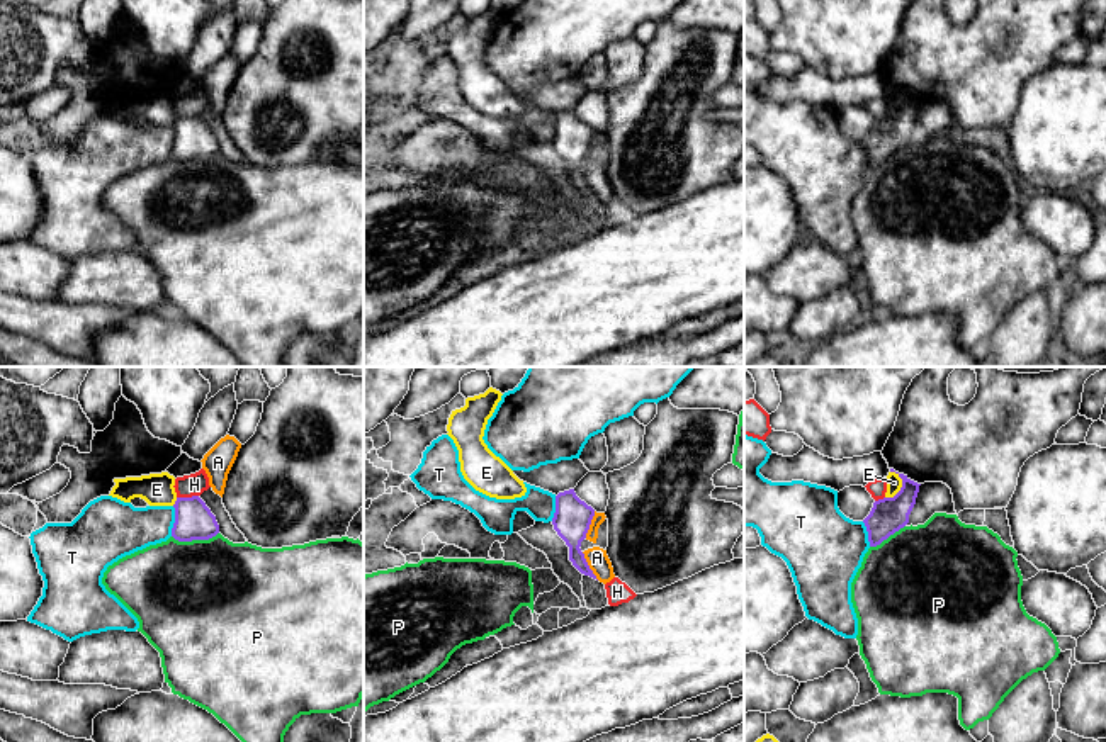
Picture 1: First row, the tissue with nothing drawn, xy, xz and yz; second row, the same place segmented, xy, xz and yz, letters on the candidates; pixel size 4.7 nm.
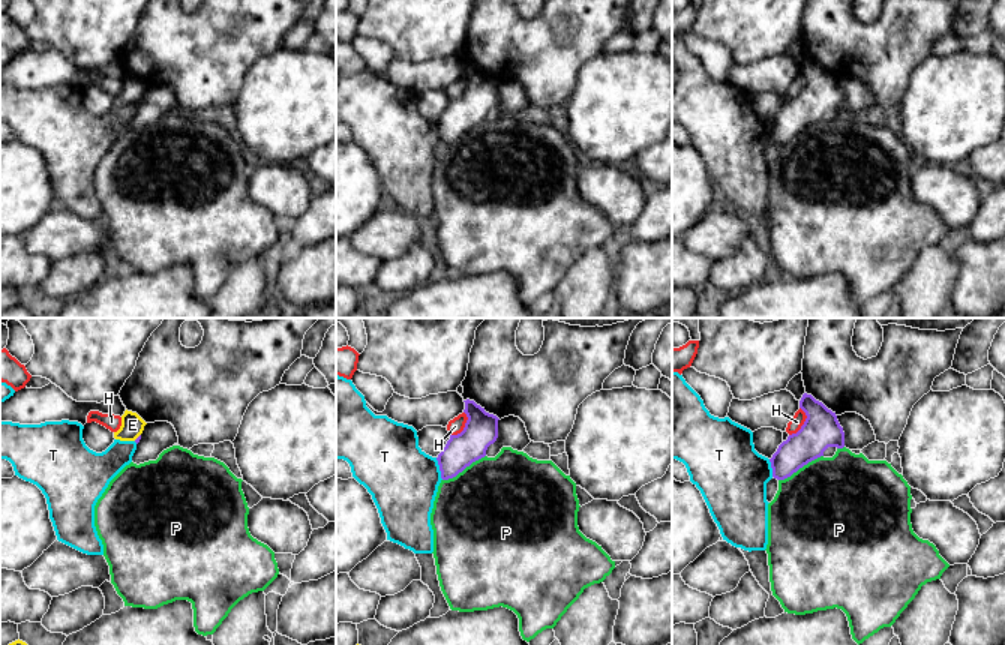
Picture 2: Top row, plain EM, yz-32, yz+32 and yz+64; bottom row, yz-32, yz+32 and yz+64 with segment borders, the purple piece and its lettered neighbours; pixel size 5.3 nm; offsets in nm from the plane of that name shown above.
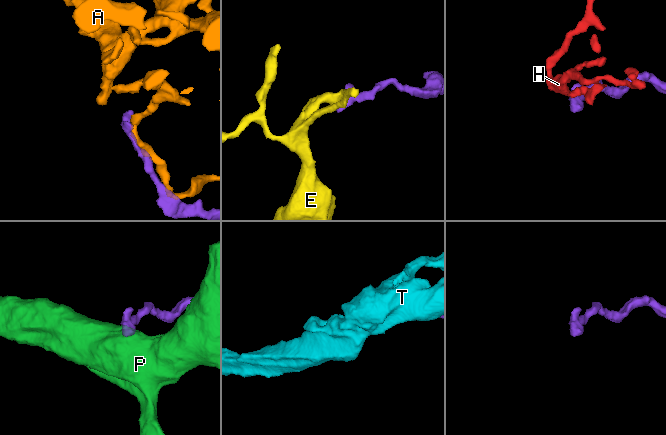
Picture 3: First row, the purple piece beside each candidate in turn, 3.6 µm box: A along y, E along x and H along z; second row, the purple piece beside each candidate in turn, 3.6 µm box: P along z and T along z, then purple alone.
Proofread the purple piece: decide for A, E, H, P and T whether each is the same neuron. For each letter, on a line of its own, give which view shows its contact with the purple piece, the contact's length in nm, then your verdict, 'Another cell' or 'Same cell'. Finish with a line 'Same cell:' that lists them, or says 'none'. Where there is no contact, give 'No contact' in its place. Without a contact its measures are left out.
A: Touches purple in xz. Shared border 160 nm. Another cell
E: Touches purple in yz. Shared border 140 nm. Another cell
H: Touches purple in xy. Shared border 110 nm. Another cell
P: Touches purple in xy. Shared border 220 nm. Another cell
T: Touches purple in xy. Shared border 140 nm. Another cell
Same cell: none

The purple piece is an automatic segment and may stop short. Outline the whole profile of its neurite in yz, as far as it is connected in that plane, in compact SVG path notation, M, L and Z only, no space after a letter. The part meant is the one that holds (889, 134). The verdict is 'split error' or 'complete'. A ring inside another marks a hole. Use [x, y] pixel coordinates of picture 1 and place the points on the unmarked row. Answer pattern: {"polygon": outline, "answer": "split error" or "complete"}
{"polygon": "M899 93L899 97L902 98L900 110L894 117L875 121L870 134L863 139L870 166L880 165L909 143L921 104L904 93Z", "answer": "complete"}

